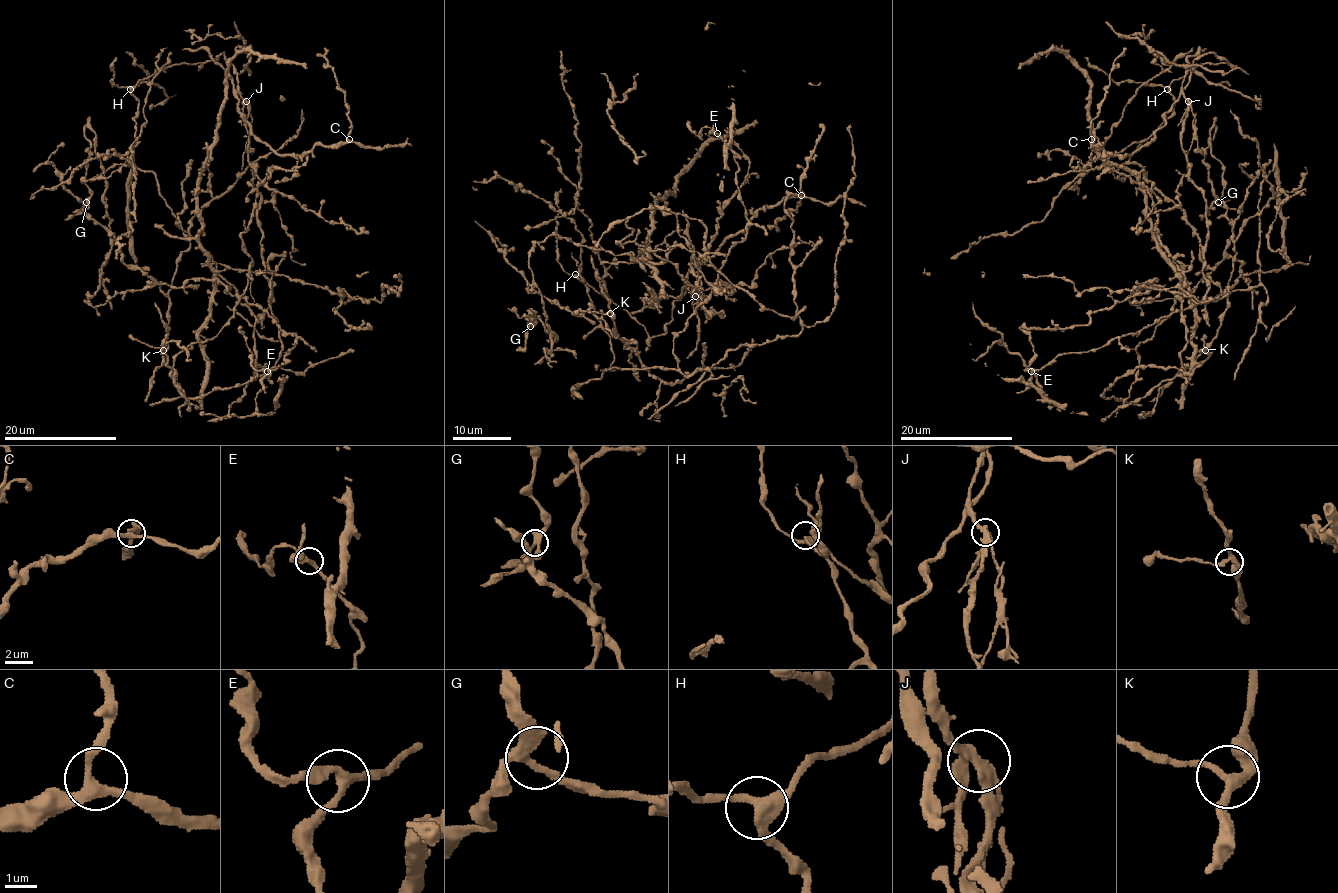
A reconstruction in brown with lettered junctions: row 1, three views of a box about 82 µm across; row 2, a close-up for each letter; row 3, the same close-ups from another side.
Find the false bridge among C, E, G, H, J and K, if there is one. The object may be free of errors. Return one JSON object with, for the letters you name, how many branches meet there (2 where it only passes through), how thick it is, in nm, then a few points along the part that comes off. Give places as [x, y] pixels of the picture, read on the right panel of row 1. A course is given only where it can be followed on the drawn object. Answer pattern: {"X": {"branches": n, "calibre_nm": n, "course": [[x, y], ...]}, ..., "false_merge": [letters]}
{"J": {"branches": 3, "calibre_nm": 280, "course": [[1188, 101], [1195, 128], [1187, 156], [1187, 170]]}, "false_merge": ["J"]}

